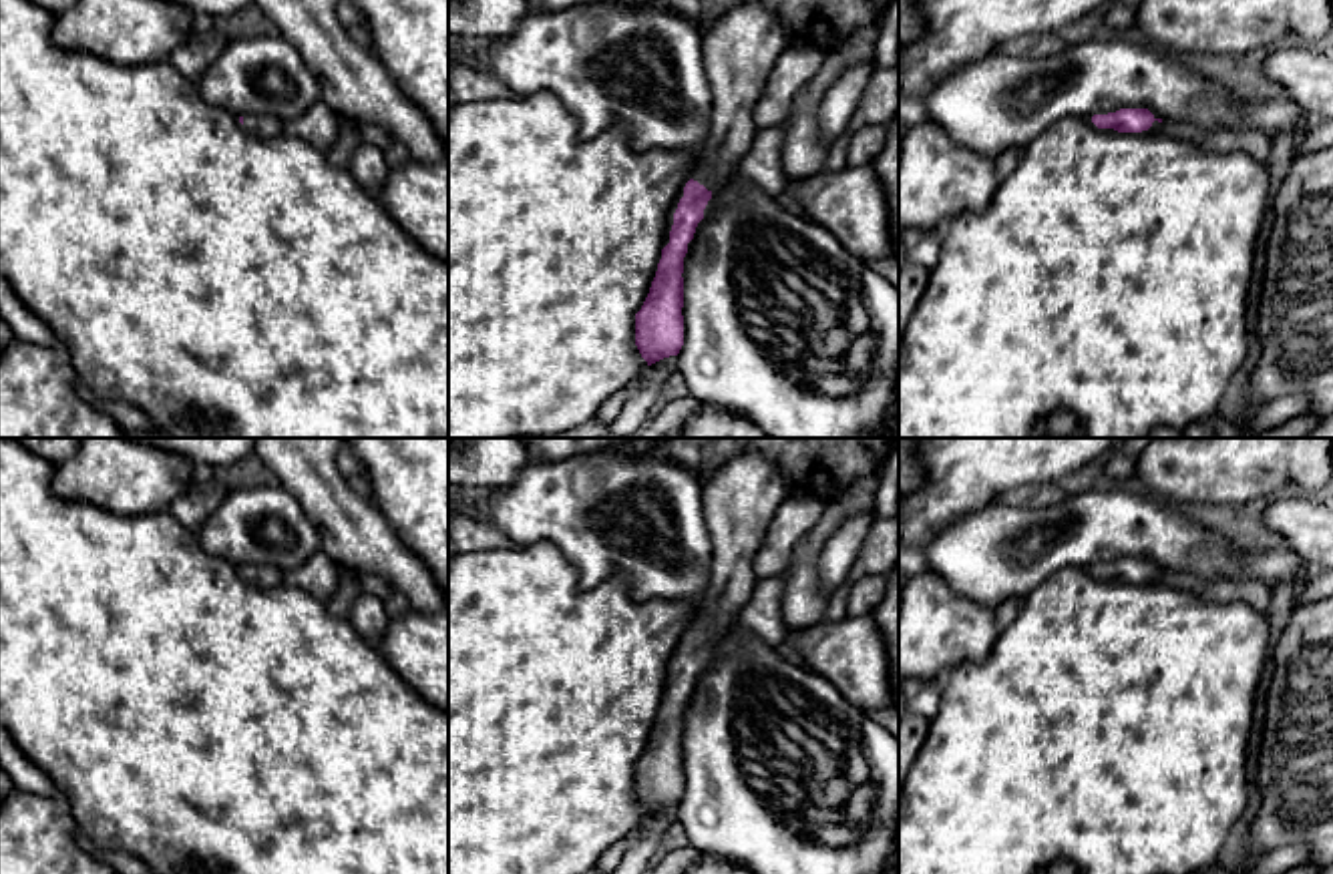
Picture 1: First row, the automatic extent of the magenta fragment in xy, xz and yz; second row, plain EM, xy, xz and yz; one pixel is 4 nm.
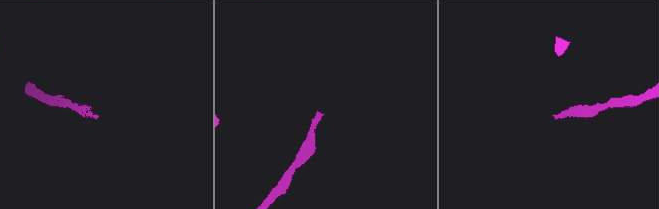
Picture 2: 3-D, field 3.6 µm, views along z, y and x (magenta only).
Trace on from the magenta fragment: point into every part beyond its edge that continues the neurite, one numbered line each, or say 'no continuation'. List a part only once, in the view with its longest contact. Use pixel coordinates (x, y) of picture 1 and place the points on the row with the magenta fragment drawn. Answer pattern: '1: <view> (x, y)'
1: xz (740, 49)

